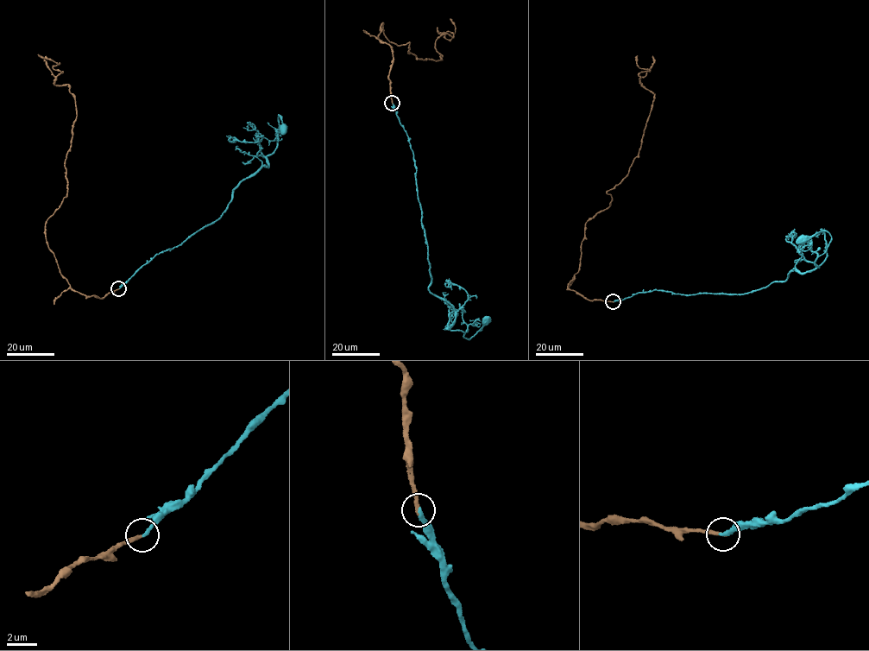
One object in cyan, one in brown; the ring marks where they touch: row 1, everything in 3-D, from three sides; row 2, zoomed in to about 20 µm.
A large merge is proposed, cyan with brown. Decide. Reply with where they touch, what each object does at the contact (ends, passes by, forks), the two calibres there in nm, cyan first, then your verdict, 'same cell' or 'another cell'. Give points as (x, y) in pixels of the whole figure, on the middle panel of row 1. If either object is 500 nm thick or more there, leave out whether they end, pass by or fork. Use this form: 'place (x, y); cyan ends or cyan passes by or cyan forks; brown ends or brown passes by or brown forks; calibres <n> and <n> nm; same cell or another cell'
place (392, 103); cyan ends; brown ends; calibres 240 and 240 nm; same cell

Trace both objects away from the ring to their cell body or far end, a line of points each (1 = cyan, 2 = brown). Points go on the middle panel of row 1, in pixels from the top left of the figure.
1: (392, 103), (413, 154), (429, 290), (452, 306), (450, 329), (463, 337), (471, 338), (485, 319)
2: (392, 103), (382, 23), (385, 38), (436, 60), (435, 41), (453, 37), (450, 18)

